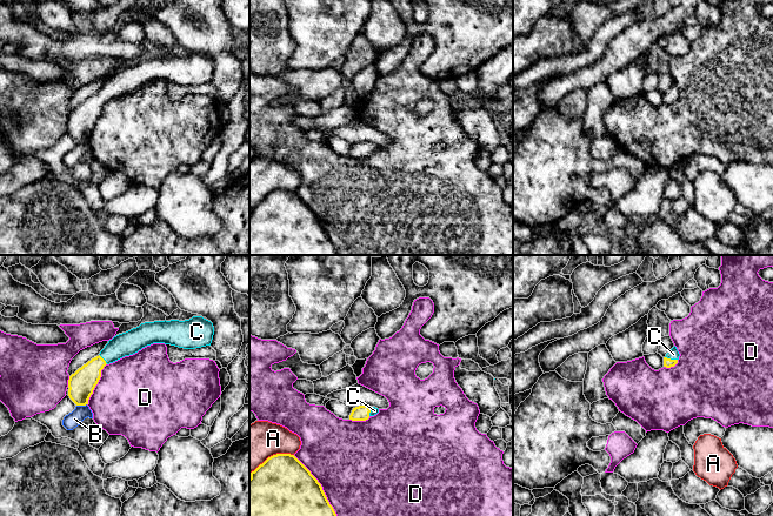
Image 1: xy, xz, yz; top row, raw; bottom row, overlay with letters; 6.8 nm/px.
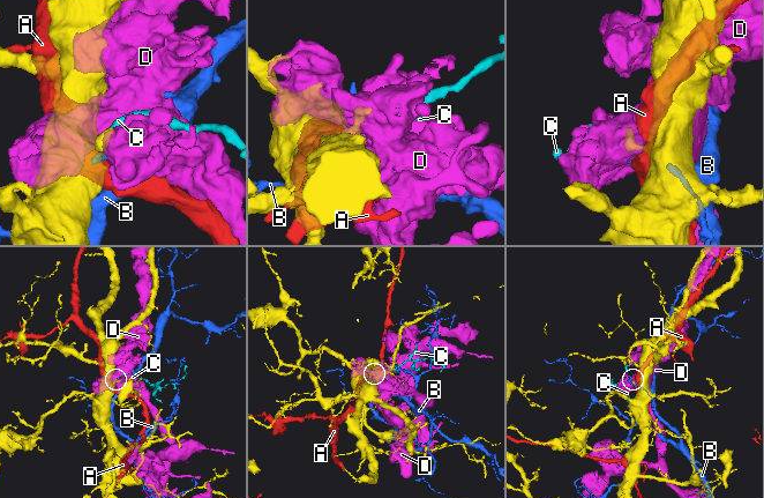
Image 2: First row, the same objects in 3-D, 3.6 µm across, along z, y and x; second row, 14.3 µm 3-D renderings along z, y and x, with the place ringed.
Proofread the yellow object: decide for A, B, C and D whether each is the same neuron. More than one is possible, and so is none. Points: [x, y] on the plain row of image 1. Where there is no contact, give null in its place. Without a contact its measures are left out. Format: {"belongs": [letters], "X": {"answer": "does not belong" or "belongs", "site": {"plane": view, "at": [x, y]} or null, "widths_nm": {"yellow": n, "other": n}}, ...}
{"belongs": ["C"], "A": {"answer": "does not belong", "site": {"plane": "xz", "at": [273, 192]}, "widths_nm": {"yellow": 460, "other": 280}}, "B": {"answer": "does not belong", "site": {"plane": "xy", "at": [81, 141]}, "widths_nm": {"yellow": 180, "other": 110}}, "C": {"answer": "belongs", "site": {"plane": "yz", "at": [670, 95]}, "widths_nm": {"yellow": 60, "other": 80}}, "D": {"answer": "does not belong", "site": {"plane": "xz", "at": [321, 223]}, "widths_nm": {"yellow": 500, "other": 500}}}

